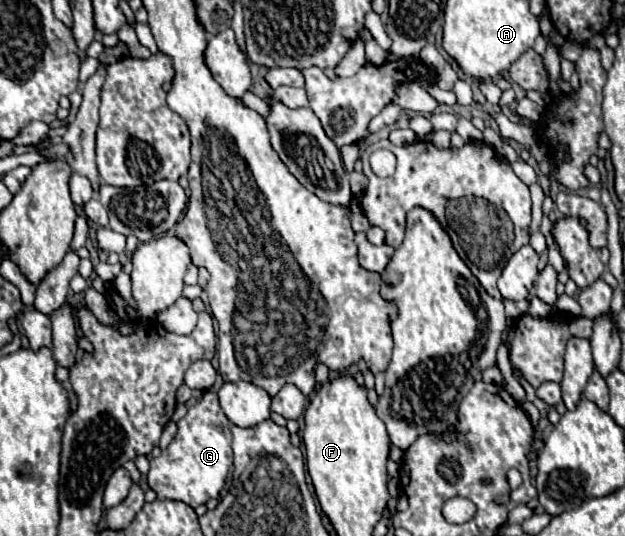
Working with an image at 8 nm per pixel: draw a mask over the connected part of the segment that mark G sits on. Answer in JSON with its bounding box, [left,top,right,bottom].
[147,391,233,507]

